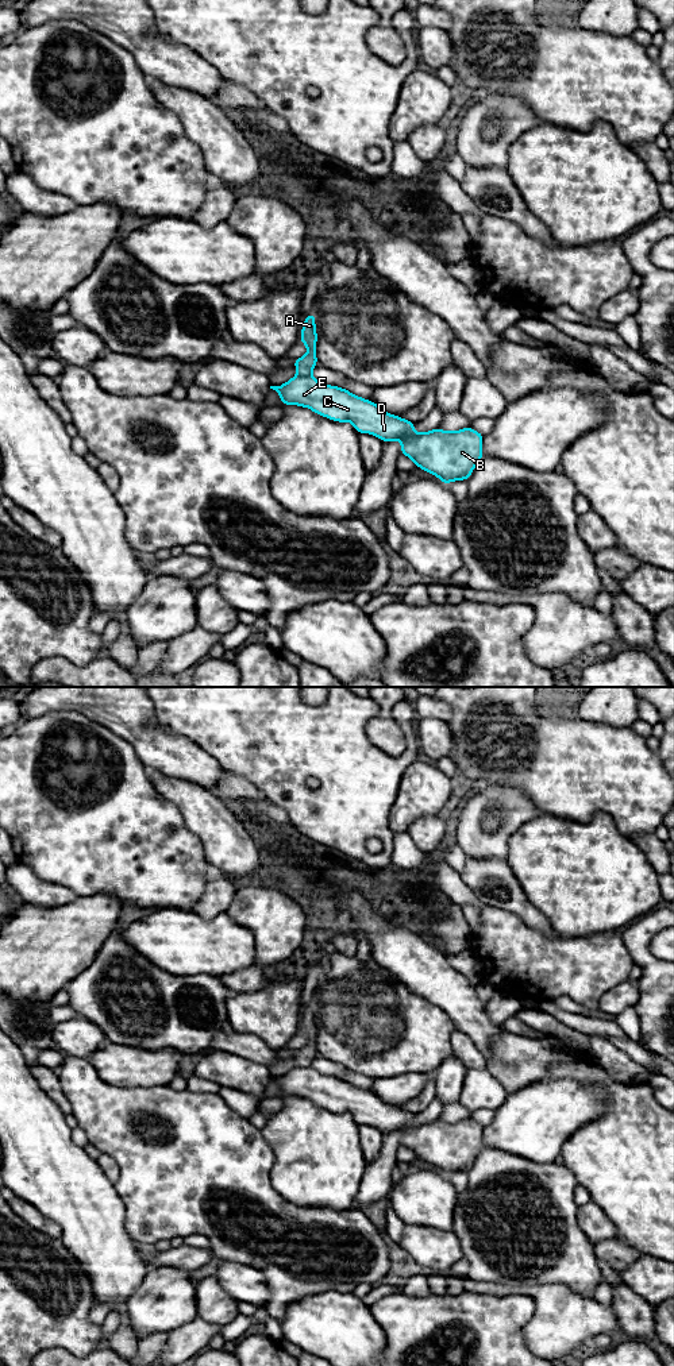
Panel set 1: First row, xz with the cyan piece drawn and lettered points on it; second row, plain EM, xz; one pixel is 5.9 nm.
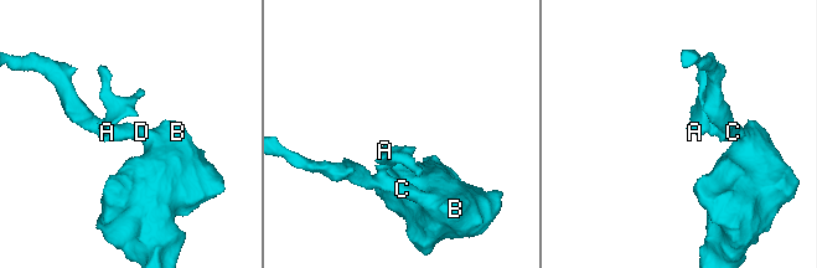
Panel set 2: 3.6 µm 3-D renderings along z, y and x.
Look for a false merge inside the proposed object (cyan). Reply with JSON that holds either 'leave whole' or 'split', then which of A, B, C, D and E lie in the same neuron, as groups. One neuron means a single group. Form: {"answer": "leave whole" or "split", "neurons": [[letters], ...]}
{"answer": "split", "neurons": [["A"], ["B", "C", "D", "E"]]}

